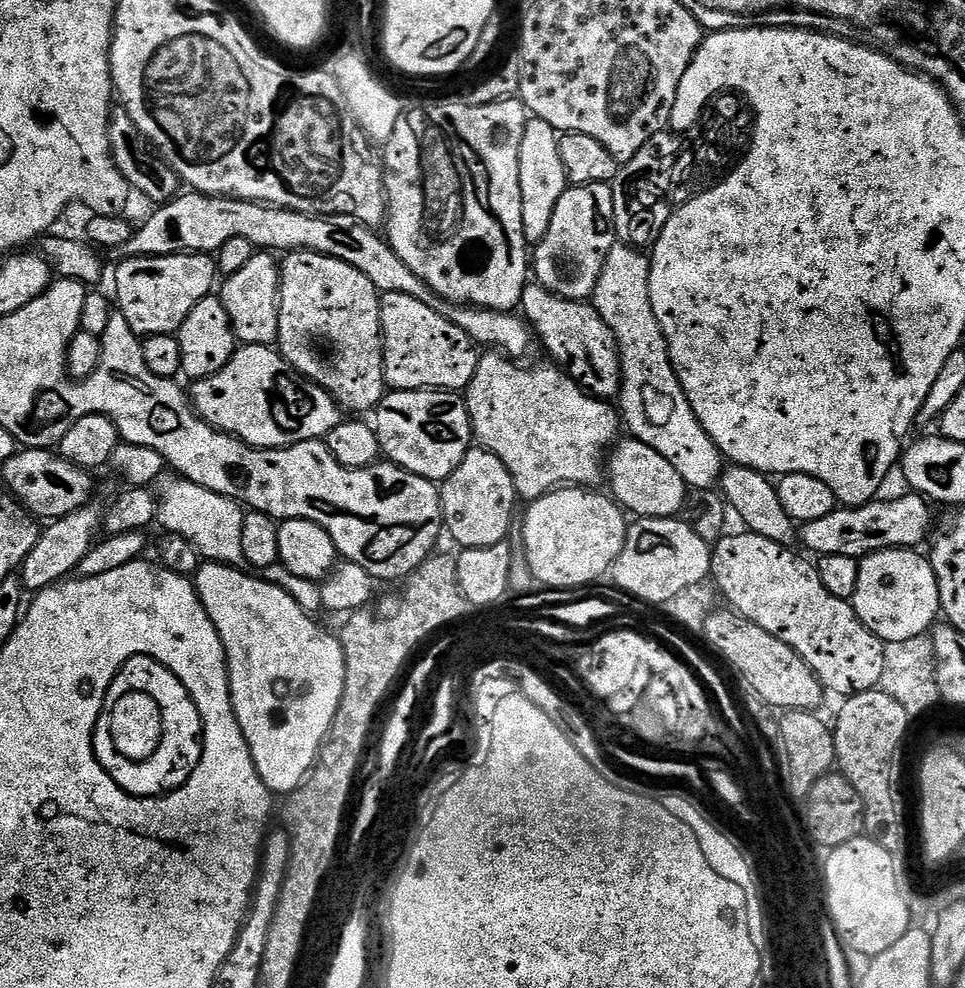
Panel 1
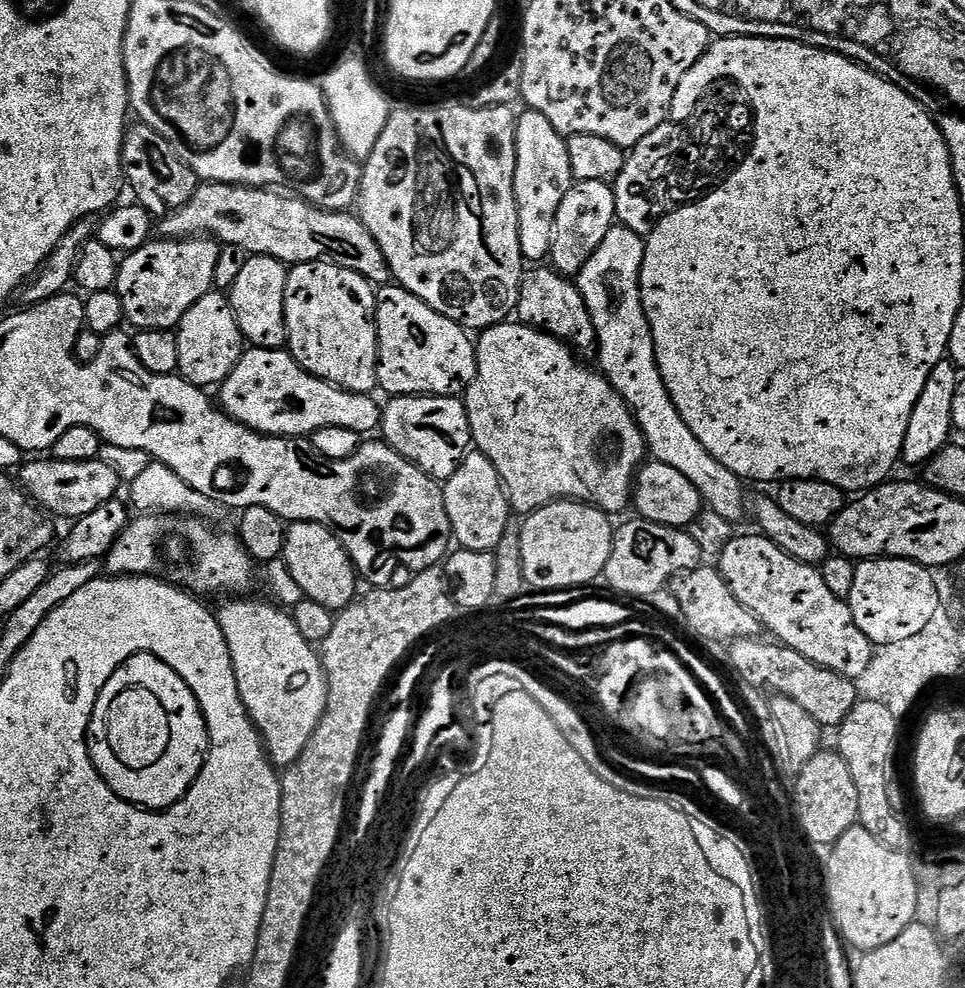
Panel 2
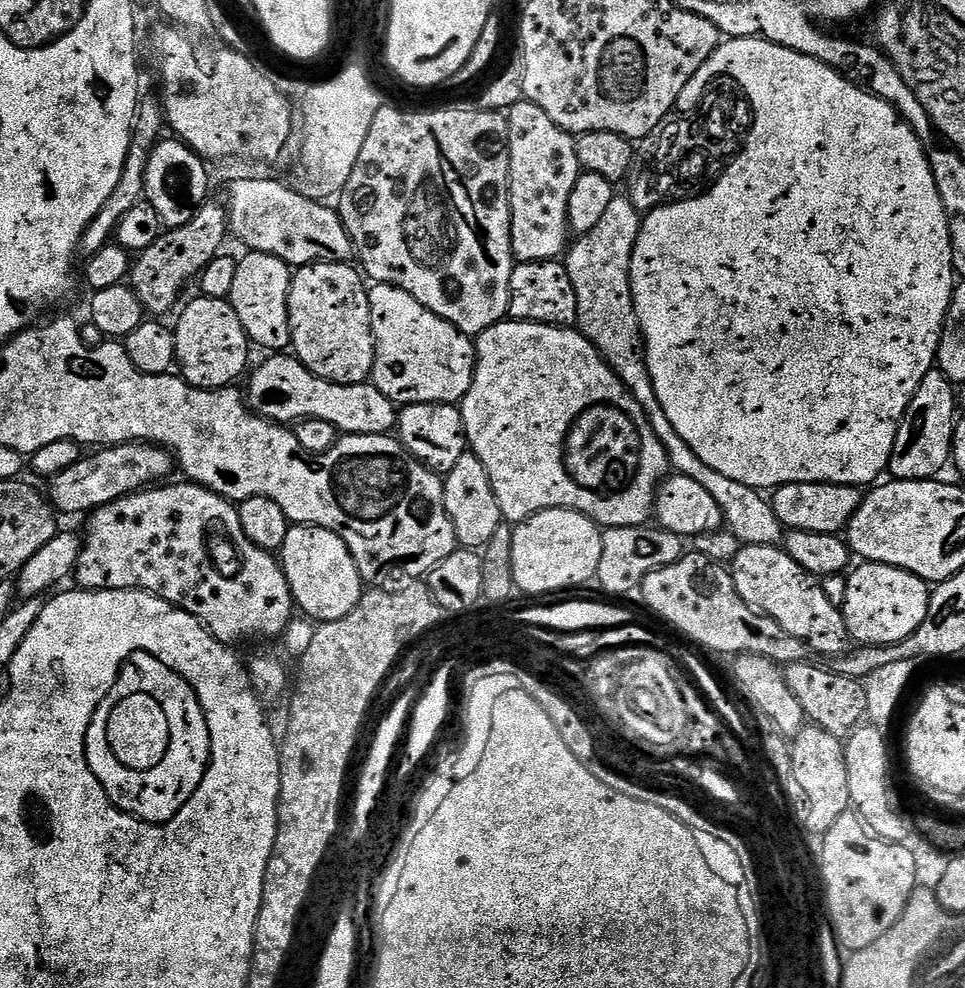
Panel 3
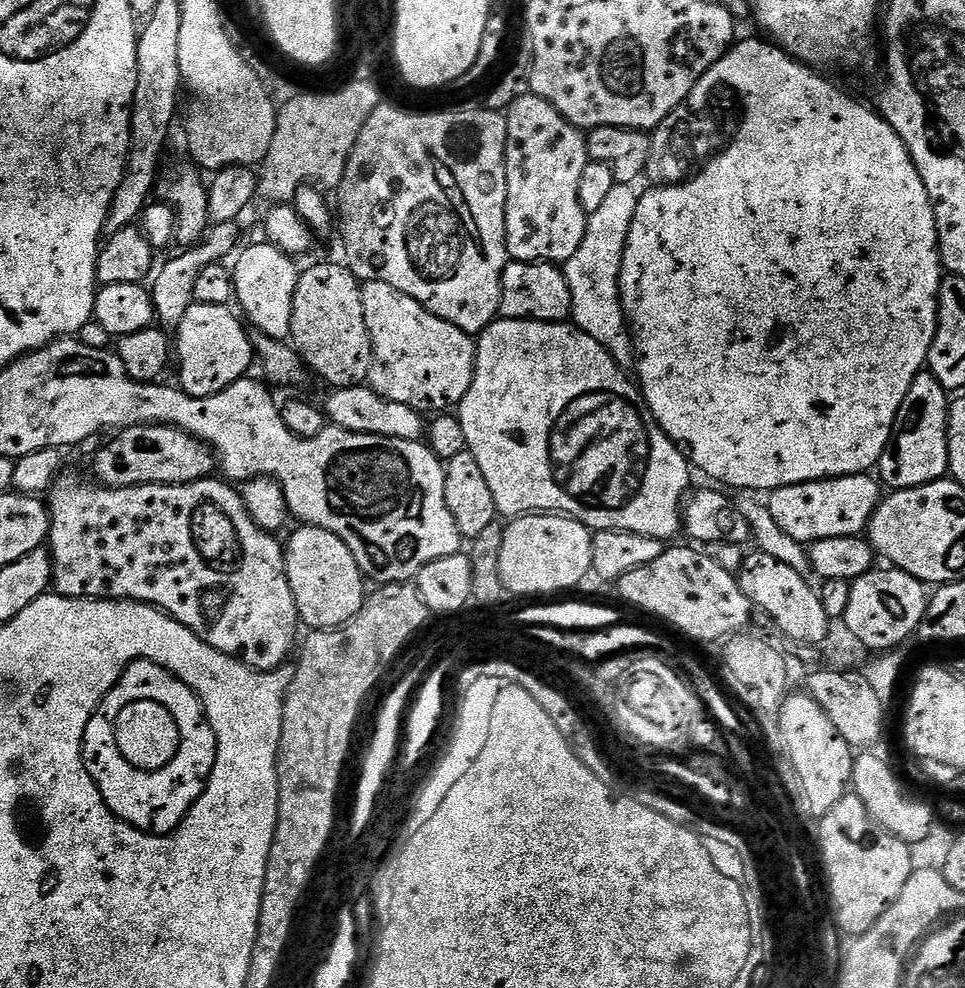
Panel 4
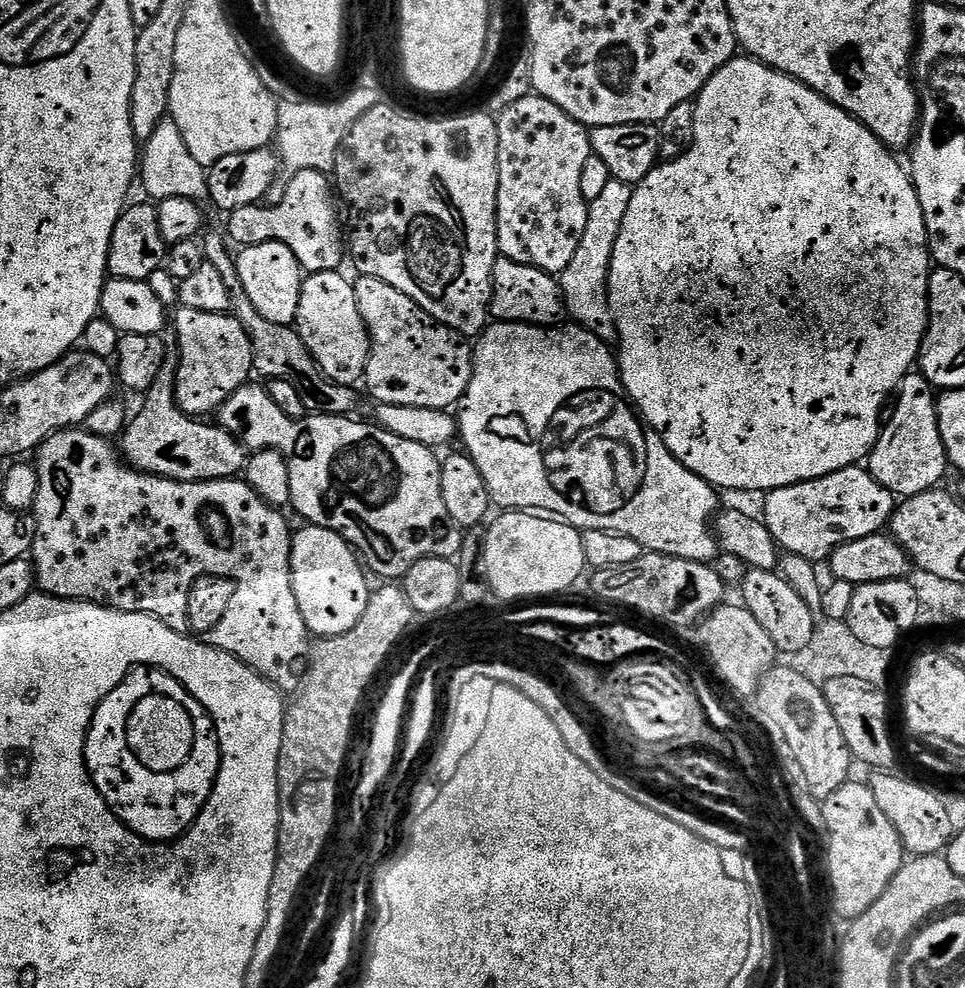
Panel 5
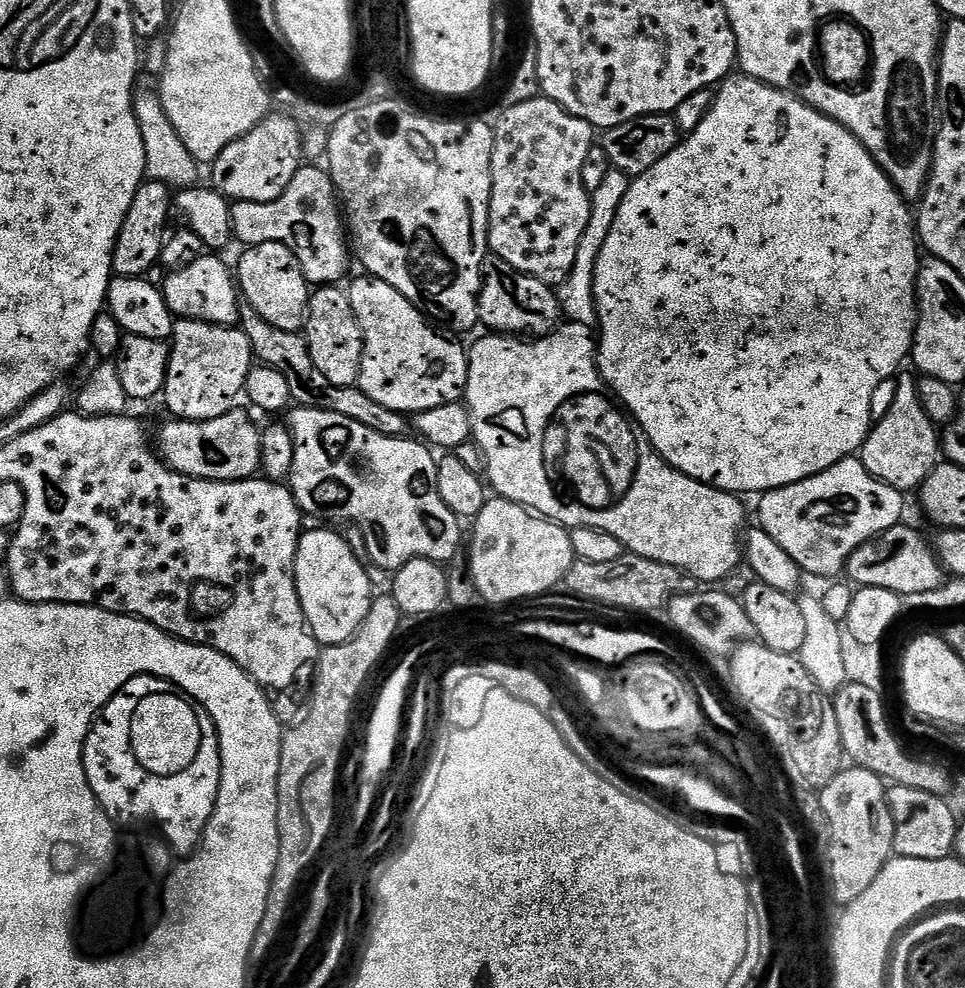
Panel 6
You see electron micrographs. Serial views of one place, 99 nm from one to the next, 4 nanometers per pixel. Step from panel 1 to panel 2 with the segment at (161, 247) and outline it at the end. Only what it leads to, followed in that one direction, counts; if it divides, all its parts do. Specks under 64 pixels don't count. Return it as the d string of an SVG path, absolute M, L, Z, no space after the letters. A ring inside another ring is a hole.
M201 183L186 206L159 221L158 232L170 240L207 234L221 245L242 246L253 256L269 256L286 266L324 260L362 274L373 286L384 286L392 280L392 271L382 250L378 250L378 242L374 242L374 234L366 230L359 215L348 210L328 212L280 190Z

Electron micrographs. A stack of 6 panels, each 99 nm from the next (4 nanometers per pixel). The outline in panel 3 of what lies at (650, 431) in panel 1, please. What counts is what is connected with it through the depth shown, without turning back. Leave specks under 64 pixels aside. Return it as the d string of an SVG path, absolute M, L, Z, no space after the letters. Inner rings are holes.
M613 195L610 207L602 214L598 226L594 226L594 230L583 233L577 239L580 241L577 244L575 241L567 249L566 263L570 282L574 282L574 294L578 294L578 318L576 319L578 331L600 351L602 358L614 370L614 374L618 374L618 378L628 387L630 394L634 394L634 398L642 406L654 434L658 434L658 438L666 450L669 465L679 475L694 478L694 482L699 482L714 497L714 502L718 502L724 515L727 531L732 532L734 538L740 540L741 545L779 545L786 535L786 529L776 511L773 510L771 499L763 491L750 486L742 486L742 482L734 482L731 478L718 474L718 470L710 470L710 466L706 466L706 462L702 462L702 458L698 458L698 454L694 454L694 450L690 450L690 446L678 436L678 430L674 430L674 426L670 424L670 418L666 418L666 410L662 410L662 406L658 402L658 394L654 394L654 382L650 378L644 357L644 335L640 333L640 323L638 314L634 310L634 298L630 286L630 262L634 254L634 246L638 242L641 219L642 214L632 205L632 201L628 199L627 195Z

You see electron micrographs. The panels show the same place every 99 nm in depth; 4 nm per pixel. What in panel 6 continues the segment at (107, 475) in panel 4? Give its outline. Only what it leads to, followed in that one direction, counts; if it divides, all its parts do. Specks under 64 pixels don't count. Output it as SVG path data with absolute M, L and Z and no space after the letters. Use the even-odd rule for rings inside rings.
M233 410L226 413L222 418L214 418L213 420L177 420L168 418L168 421L160 428L160 448L158 444L158 455L169 468L175 472L180 472L184 476L193 476L196 480L250 480L260 472L260 433L259 427L252 425L252 420L246 413L241 410Z

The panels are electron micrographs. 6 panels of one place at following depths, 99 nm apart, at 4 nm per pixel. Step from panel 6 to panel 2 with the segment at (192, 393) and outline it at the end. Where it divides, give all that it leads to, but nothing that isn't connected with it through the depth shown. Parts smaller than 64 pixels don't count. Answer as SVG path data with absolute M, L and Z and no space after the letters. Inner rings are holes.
M220 290L207 292L205 296L198 298L198 302L194 302L194 306L190 306L190 310L186 310L182 322L176 325L174 331L178 342L179 375L190 381L194 386L205 390L212 390L223 384L224 379L232 373L234 366L238 366L240 357L246 351L246 341L236 321L231 299Z

